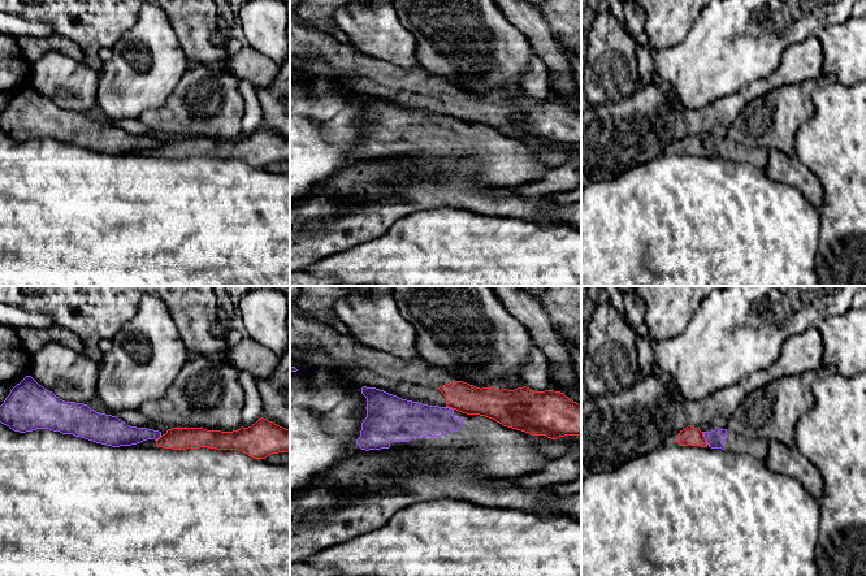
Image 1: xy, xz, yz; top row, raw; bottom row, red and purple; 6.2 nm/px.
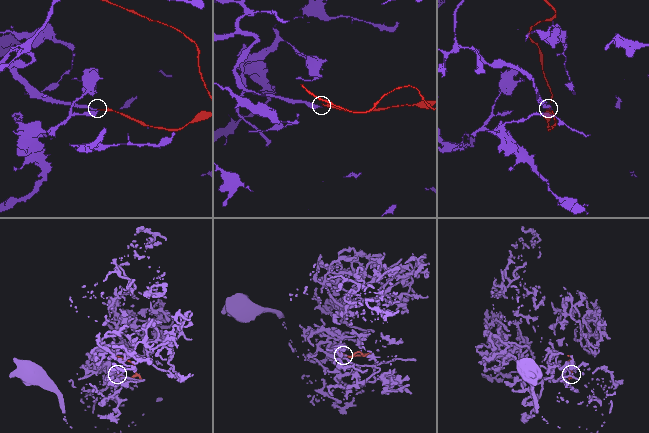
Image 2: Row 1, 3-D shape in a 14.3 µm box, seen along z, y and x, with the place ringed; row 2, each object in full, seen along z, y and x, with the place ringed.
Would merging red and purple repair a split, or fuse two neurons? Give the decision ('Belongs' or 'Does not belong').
Does not belong

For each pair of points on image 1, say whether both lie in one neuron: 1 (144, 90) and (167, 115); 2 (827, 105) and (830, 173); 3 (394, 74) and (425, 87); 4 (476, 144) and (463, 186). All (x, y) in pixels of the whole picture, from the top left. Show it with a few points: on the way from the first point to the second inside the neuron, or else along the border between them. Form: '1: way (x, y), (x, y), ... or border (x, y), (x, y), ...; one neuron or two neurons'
1: border (178, 82), (161, 105), (147, 109), (138, 117); two neurons
2: way (830, 122), (830, 156); one neuron
3: way (402, 79), (418, 81); one neuron
4: border (442, 156), (470, 156), (489, 185); two neurons

